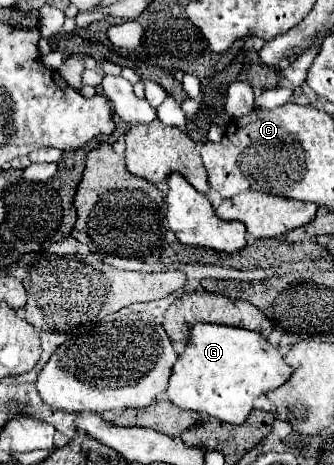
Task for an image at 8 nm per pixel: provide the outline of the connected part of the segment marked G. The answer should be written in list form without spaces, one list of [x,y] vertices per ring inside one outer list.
[[[195,324],[185,350],[171,370],[165,400],[183,410],[193,410],[203,418],[241,424],[249,416],[253,400],[285,384],[291,372],[279,350],[269,346],[259,332],[221,324]]]

